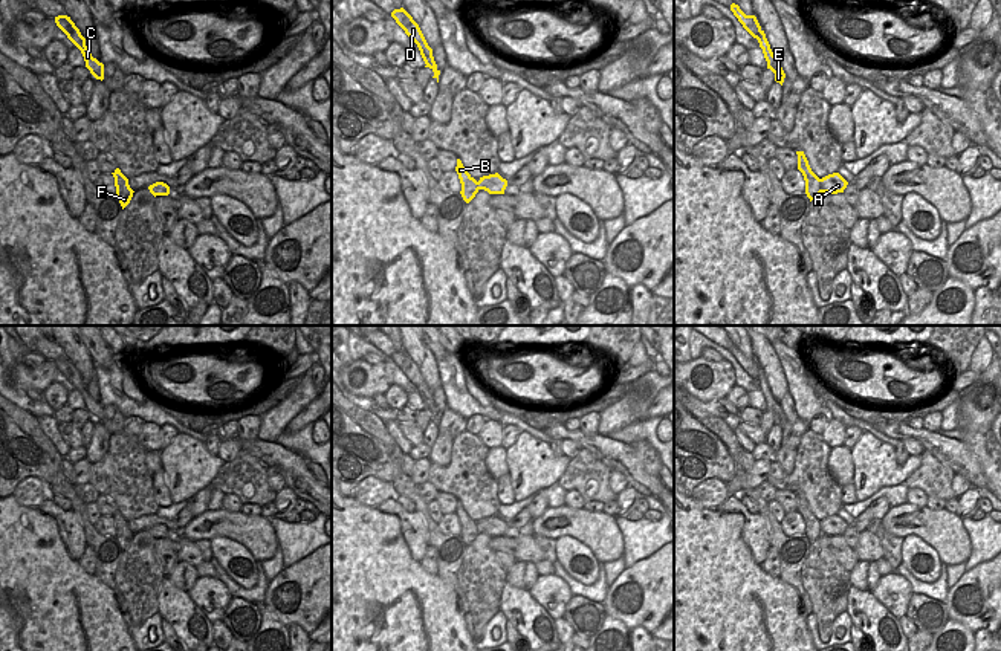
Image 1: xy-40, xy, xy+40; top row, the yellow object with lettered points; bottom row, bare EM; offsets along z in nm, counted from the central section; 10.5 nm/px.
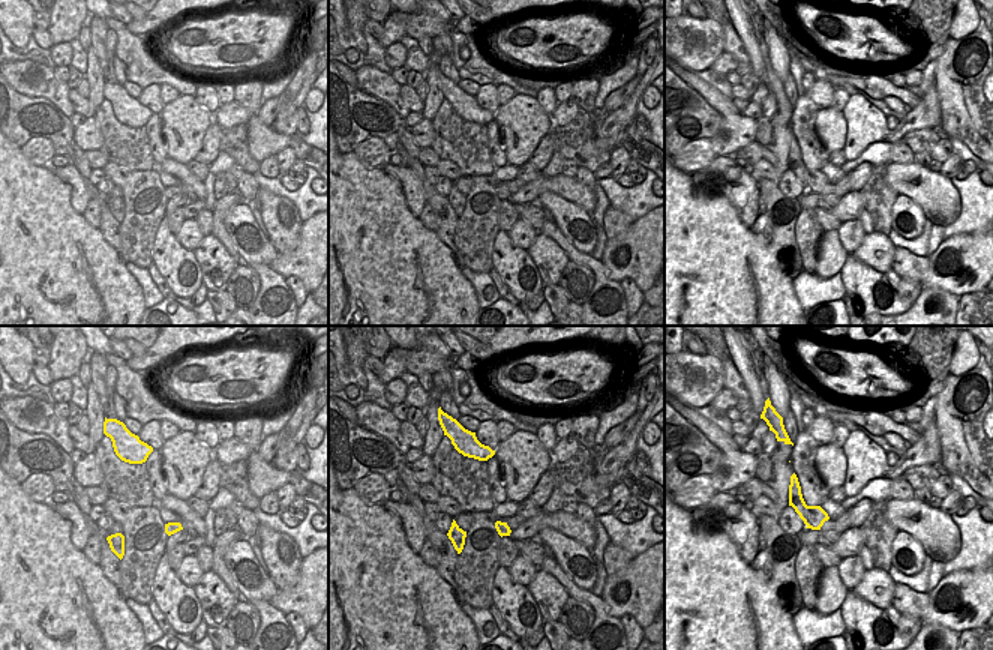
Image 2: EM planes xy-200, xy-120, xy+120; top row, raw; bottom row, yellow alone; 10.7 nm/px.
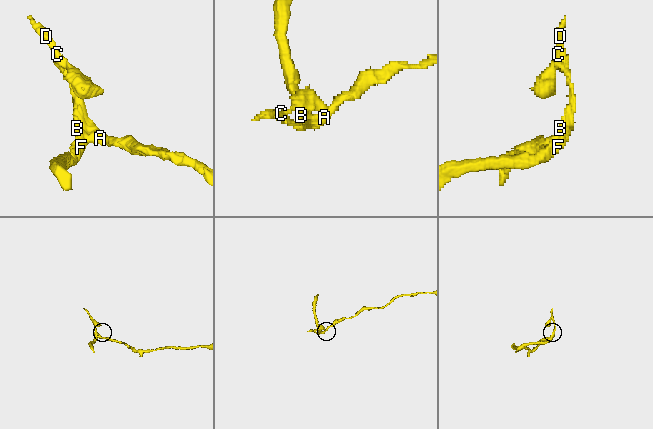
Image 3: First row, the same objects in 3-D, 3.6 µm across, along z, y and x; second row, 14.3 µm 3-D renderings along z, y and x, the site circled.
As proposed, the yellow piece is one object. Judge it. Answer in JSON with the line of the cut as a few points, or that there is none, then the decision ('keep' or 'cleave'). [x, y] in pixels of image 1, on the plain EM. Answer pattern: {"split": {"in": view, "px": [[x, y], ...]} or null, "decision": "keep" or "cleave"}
{"split": {"in": "xy+40", "px": [[819, 521], [822, 534]]}, "decision": "cleave"}

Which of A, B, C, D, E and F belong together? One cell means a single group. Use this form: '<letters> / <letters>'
A / B C D E F

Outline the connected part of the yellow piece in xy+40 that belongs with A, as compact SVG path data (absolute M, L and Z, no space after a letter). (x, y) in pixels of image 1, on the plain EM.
M833 515L822 520L821 527L822 527L822 535L837 536L837 535L844 535L848 524L839 515Z

